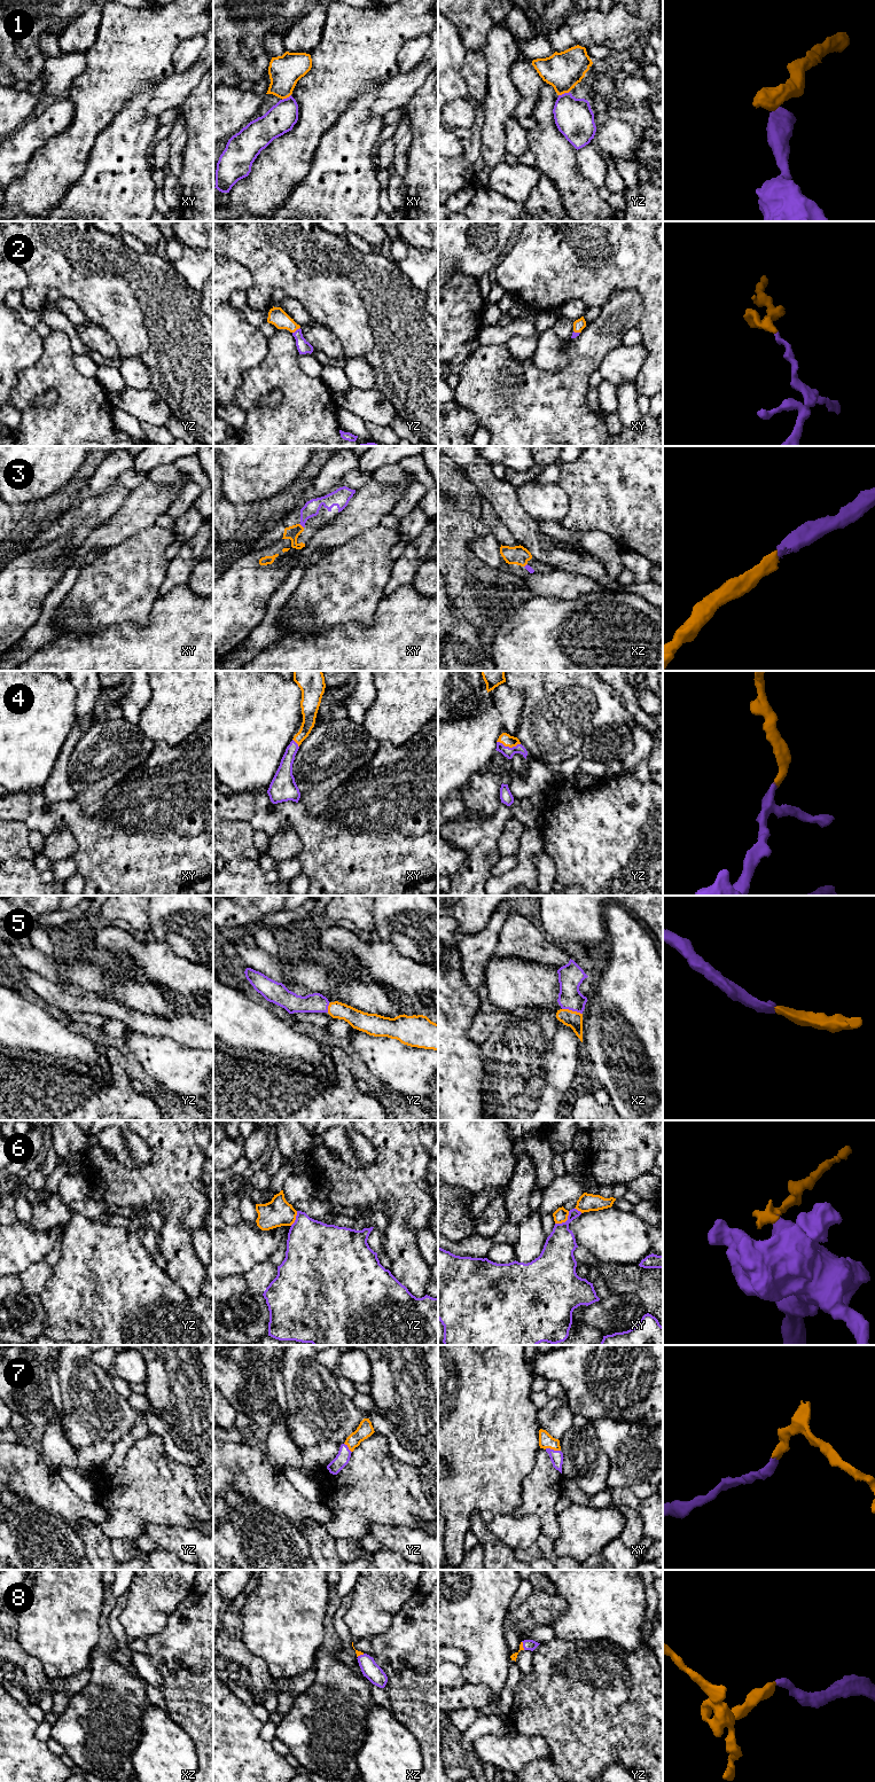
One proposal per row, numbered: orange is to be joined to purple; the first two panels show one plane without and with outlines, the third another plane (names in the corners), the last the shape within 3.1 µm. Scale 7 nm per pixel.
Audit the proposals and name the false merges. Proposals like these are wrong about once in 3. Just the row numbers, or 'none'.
1, 6

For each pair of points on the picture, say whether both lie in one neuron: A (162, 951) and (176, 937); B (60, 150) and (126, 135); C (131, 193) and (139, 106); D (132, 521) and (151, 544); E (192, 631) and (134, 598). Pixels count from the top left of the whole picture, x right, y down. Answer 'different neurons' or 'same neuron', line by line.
A: different neurons
B: different neurons
C: same neuron
D: different neurons
E: different neurons

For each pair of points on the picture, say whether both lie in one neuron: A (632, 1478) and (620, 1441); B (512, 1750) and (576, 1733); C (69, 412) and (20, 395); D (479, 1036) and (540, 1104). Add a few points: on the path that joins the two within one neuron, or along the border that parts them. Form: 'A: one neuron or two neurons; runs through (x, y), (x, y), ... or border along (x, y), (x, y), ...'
A: one neuron; runs through (632, 1469), (632, 1453), (630, 1451)
B: two neurons; border along (520, 1732), (541, 1736), (552, 1759)
C: one neuron; runs through (55, 414), (34, 414), (29, 408)
D: two neurons; border along (502, 1021), (481, 1045)

